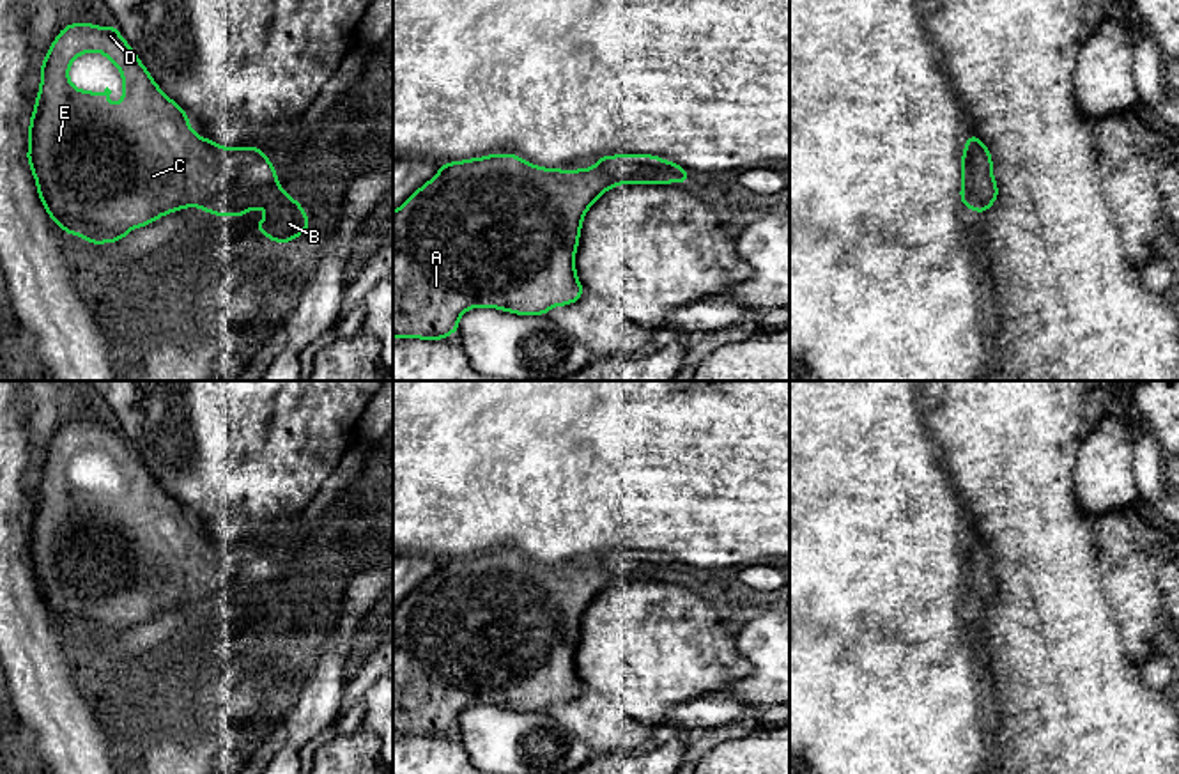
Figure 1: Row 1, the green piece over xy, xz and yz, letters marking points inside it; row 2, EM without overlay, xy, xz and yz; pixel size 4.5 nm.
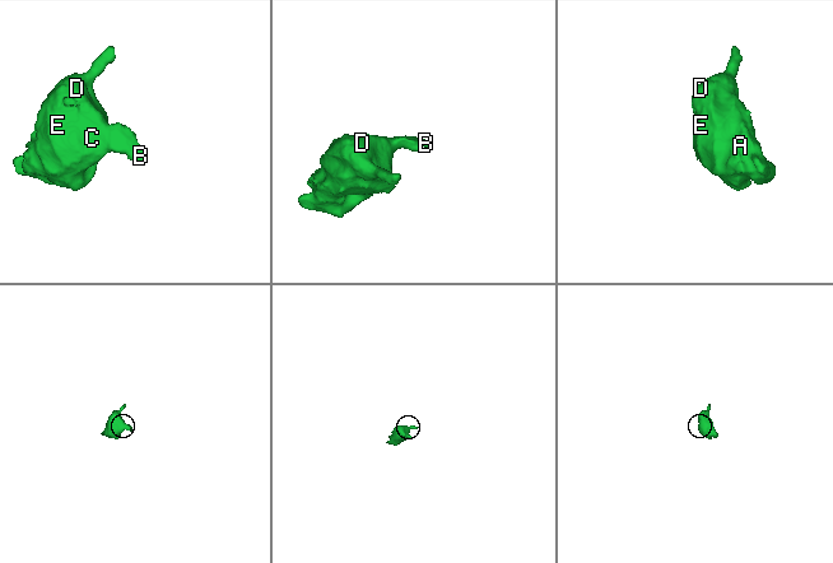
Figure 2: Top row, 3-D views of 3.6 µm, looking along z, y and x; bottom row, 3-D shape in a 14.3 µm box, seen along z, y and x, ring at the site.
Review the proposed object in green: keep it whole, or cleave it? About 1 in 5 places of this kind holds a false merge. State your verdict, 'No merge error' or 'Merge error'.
No merge error

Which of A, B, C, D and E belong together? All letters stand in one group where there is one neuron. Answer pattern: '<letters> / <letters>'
A B C D E

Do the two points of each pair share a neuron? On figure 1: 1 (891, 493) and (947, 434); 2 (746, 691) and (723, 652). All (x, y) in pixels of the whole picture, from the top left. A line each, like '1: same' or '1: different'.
1: different
2: different

